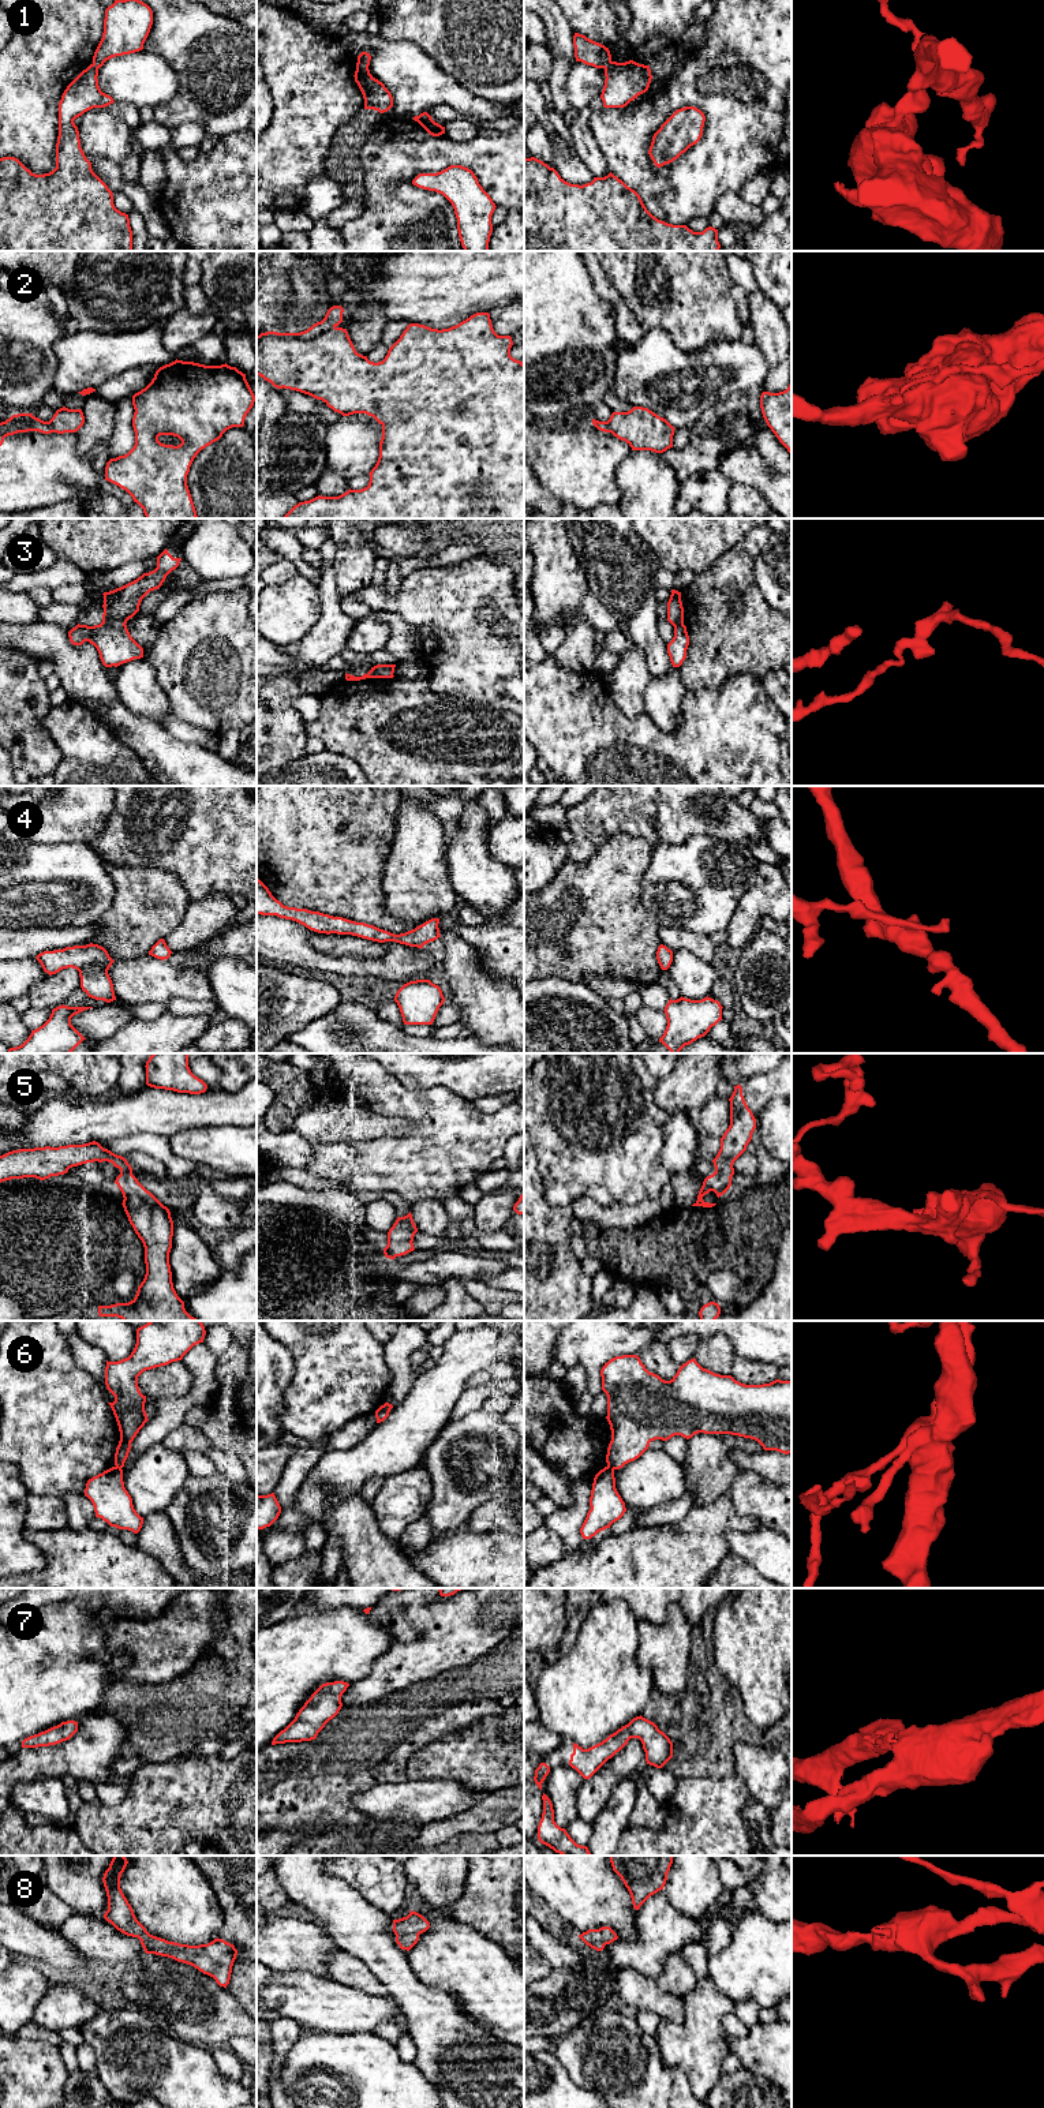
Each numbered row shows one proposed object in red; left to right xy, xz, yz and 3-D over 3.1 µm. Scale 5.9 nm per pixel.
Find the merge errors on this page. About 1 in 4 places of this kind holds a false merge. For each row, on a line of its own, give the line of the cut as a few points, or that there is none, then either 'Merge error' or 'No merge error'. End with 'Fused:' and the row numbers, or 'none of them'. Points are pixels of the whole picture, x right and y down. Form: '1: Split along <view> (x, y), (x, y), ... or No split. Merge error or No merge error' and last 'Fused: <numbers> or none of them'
1: Split along xz (358, 59), (367, 67). Merge error
2: Split along xz (335, 326), (311, 339), (299, 339), (295, 334). Merge error
3: Split along xy (103, 621), (115, 629), (124, 625). Merge error
4: No split. No merge error
5: No split. No merge error
6: Split along yz (607, 1466), (613, 1470). Merge error
7: No split. No merge error
8: No split. No merge error
Fused: 1, 2, 3, 6

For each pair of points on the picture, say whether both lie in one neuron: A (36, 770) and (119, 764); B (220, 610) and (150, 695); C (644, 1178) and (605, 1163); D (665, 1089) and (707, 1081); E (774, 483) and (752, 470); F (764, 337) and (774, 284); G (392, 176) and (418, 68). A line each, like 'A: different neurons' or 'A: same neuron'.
A: different neurons
B: different neurons
C: same neuron
D: same neuron
E: same neuron
F: different neurons
G: different neurons

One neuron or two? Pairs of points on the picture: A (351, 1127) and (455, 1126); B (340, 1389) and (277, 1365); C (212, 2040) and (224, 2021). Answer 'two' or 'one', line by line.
A: two
B: two
C: one

